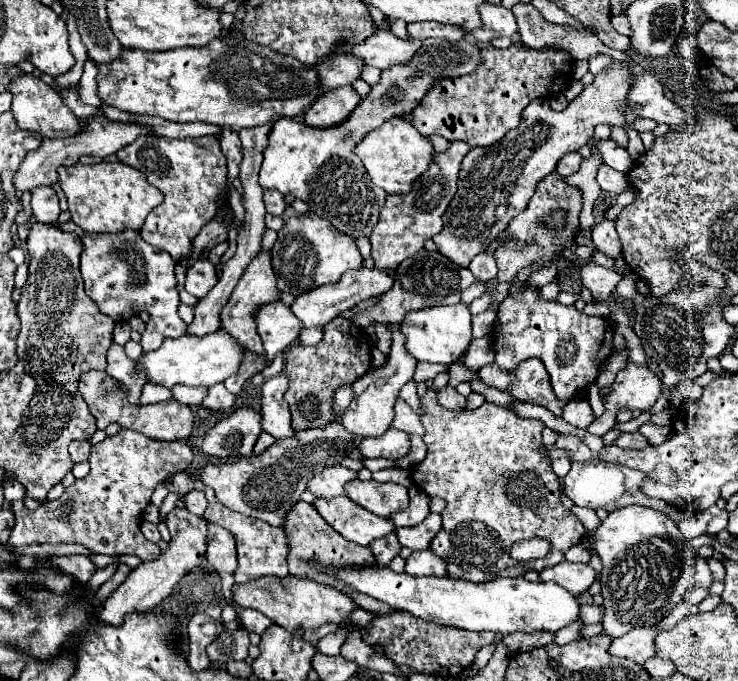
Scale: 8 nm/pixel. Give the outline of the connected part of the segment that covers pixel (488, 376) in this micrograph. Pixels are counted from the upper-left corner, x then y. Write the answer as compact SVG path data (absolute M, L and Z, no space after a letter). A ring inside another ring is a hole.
M535 358L525 360L523 364L517 366L517 370L509 370L509 372L501 370L497 364L489 364L487 368L479 370L479 378L483 380L483 384L507 392L521 402L541 404L559 418L563 414L565 404L571 402L555 396L543 362Z

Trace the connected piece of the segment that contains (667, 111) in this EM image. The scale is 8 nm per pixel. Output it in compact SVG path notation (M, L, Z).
M645 70L645 74L637 76L637 82L635 86L631 86L629 96L631 96L631 104L635 104L635 108L631 108L631 112L627 112L625 116L629 124L633 124L637 116L663 122L671 128L687 126L693 122L691 112L681 110L677 104L665 98L663 84L653 70Z

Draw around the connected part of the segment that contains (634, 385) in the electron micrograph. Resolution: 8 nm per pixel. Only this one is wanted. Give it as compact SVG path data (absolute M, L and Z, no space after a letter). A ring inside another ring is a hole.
M629 362L623 370L619 370L611 392L607 394L605 414L597 418L587 432L595 436L603 436L611 430L611 424L615 424L615 414L619 408L629 410L647 410L651 408L661 394L661 380L657 374L647 368Z

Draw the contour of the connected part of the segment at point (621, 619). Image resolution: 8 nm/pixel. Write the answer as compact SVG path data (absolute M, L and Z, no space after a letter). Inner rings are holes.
M627 506L611 512L595 530L593 550L603 564L599 574L605 608L601 624L611 638L637 626L657 626L693 584L691 550L687 550L679 528L651 508Z

